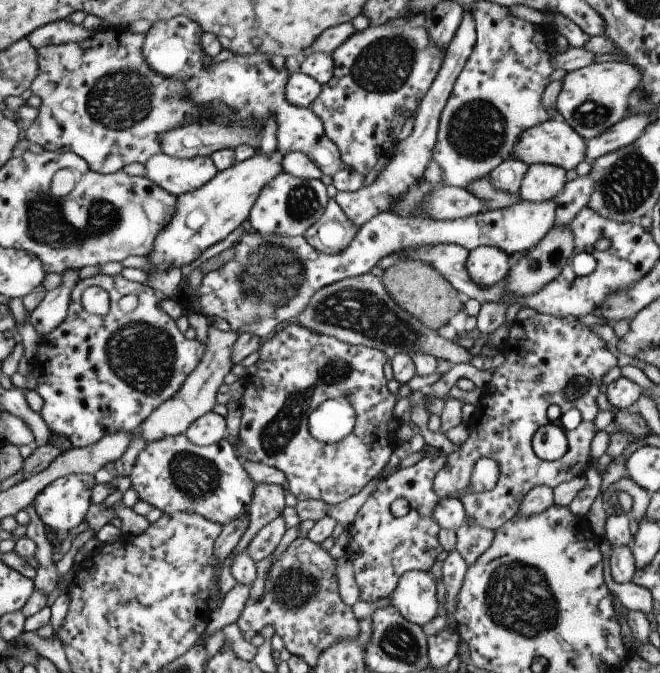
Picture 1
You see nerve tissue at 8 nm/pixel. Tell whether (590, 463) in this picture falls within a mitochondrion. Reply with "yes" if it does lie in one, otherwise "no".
no

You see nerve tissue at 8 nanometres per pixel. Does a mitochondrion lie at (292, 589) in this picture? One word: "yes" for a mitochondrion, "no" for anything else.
yes

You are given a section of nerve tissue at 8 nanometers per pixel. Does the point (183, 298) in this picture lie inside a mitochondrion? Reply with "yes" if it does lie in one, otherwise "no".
no

